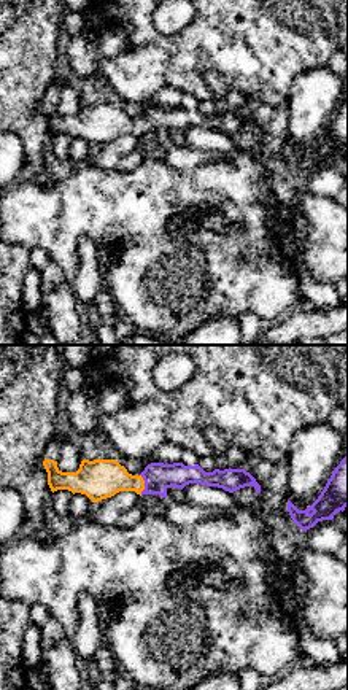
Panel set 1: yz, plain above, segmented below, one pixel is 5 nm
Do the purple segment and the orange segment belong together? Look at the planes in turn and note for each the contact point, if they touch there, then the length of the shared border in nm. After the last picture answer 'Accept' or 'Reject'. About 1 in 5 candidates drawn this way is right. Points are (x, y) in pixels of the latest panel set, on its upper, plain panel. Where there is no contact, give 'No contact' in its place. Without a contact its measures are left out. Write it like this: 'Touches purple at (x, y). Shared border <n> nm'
Touches purple at (145, 129). Shared border 110 nm

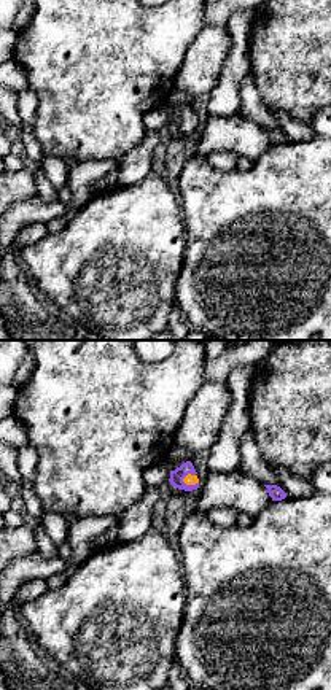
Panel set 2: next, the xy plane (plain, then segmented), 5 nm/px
Touches purple at (190, 129). Shared border 90 nm

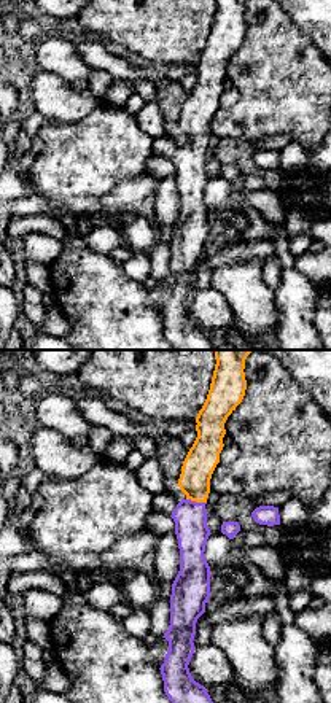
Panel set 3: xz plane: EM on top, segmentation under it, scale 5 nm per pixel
Touches purple at (196, 147). Shared border 110 nm

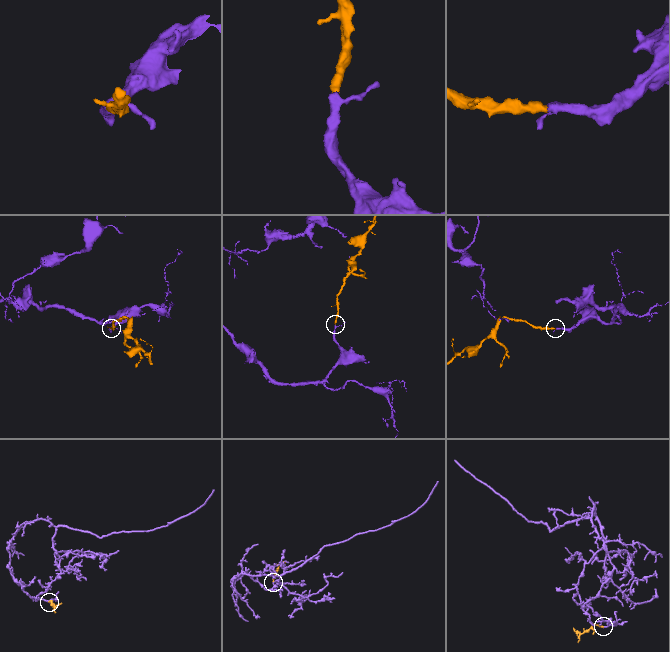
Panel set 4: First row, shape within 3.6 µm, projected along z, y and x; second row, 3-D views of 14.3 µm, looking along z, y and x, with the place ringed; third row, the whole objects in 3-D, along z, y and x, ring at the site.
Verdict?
Accept

